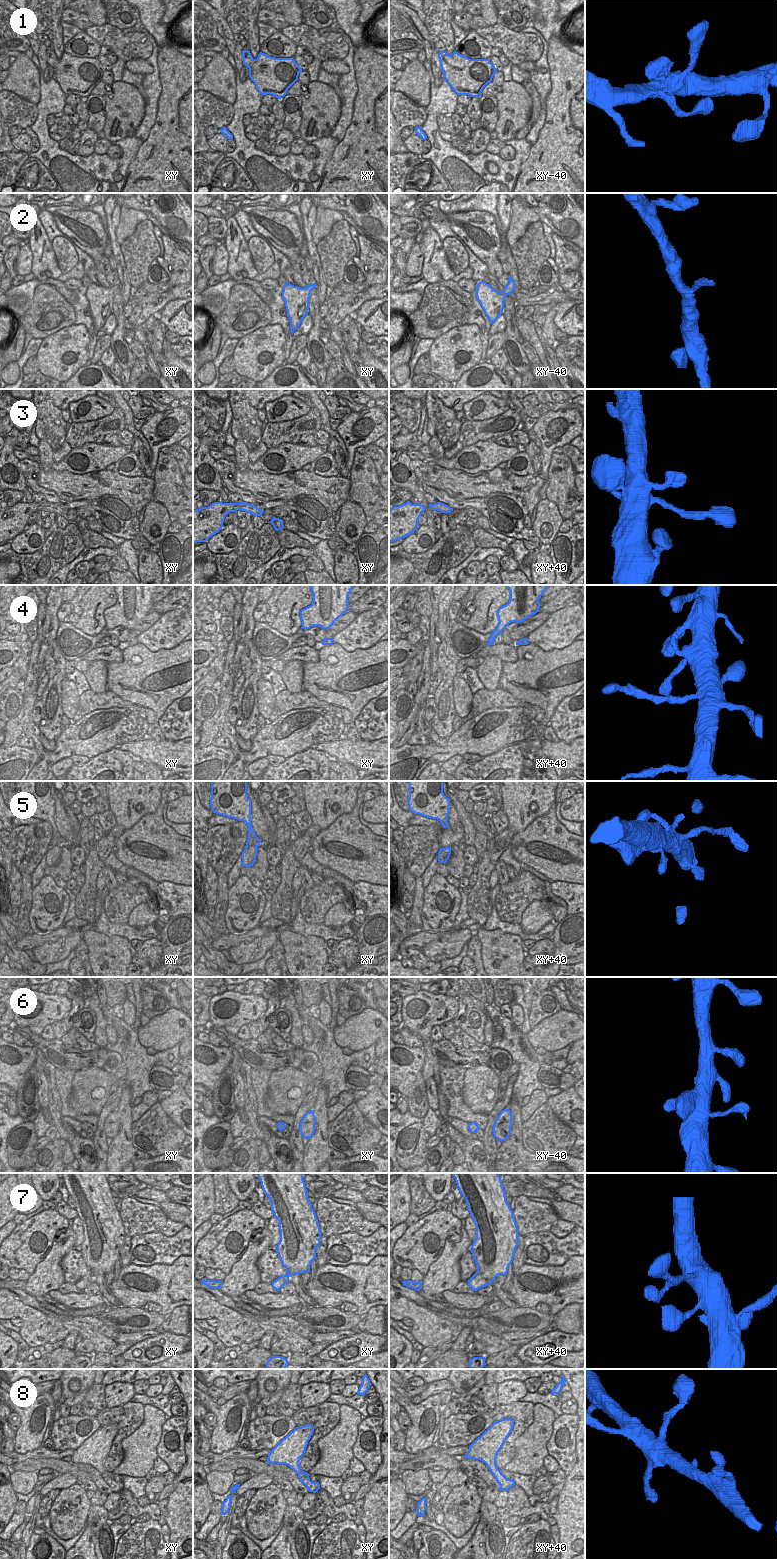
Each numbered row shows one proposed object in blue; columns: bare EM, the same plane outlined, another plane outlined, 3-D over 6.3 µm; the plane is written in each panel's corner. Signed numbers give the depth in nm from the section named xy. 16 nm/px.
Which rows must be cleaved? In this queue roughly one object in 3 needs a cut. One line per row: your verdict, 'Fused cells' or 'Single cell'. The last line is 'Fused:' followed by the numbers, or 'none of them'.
1: Single cell
2: Single cell
3: Single cell
4: Single cell
5: Single cell
6: Single cell
7: Single cell
8: Single cell
Fused: none of them

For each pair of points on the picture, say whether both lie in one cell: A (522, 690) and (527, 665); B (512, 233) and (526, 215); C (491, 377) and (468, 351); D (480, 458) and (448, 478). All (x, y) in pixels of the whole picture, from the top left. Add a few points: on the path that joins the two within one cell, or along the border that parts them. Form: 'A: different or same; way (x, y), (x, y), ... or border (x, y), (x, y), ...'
A: same; way (518, 684), (527, 674), (527, 671)
B: same; way (516, 229), (522, 219)
C: different; border (481, 361), (466, 370), (459, 377)
D: different; border (438, 465), (469, 473), (484, 471)

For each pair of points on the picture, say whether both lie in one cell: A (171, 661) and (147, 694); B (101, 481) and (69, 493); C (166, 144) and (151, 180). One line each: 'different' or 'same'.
A: same
B: same
C: same

